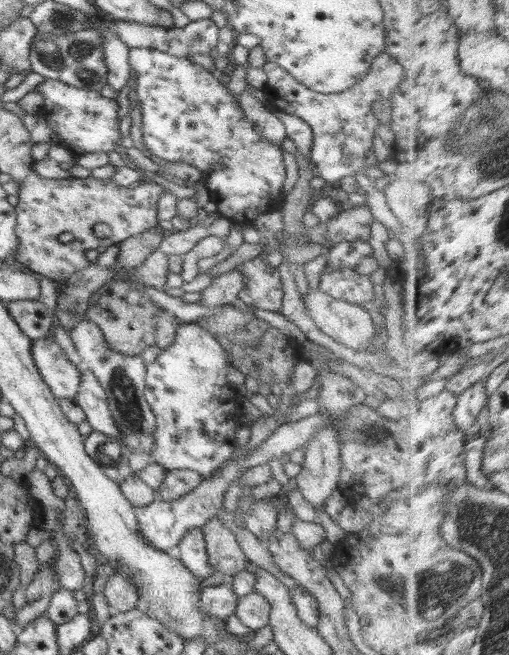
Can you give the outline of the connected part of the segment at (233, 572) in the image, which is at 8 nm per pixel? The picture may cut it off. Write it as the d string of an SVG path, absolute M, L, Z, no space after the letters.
M214 516L201 528L204 536L207 558L213 575L203 580L204 587L219 586L226 582L224 578L232 578L246 571L249 562L238 545L233 533L230 533Z

